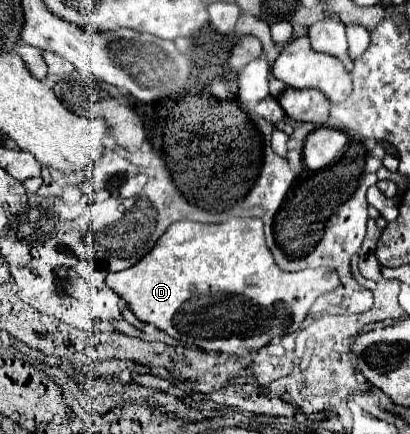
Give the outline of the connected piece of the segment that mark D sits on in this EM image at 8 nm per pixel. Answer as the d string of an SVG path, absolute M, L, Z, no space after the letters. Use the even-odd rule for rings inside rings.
M232 217L224 223L194 223L194 221L178 221L174 225L168 227L168 231L156 241L154 249L136 265L132 265L130 269L118 271L118 273L110 273L106 275L106 285L118 293L120 299L126 301L126 305L130 307L130 311L142 321L142 323L152 323L156 329L168 333L170 337L182 341L182 343L192 343L204 351L214 351L214 353L228 353L228 355L242 355L246 351L258 351L260 347L268 345L274 337L284 335L284 333L292 333L300 327L300 323L304 321L306 313L310 311L312 303L322 295L328 293L330 289L338 287L338 275L332 273L332 269L302 269L296 273L286 273L282 269L278 269L270 249L264 243L264 231L262 231L262 221L260 219L242 219L242 217Z

